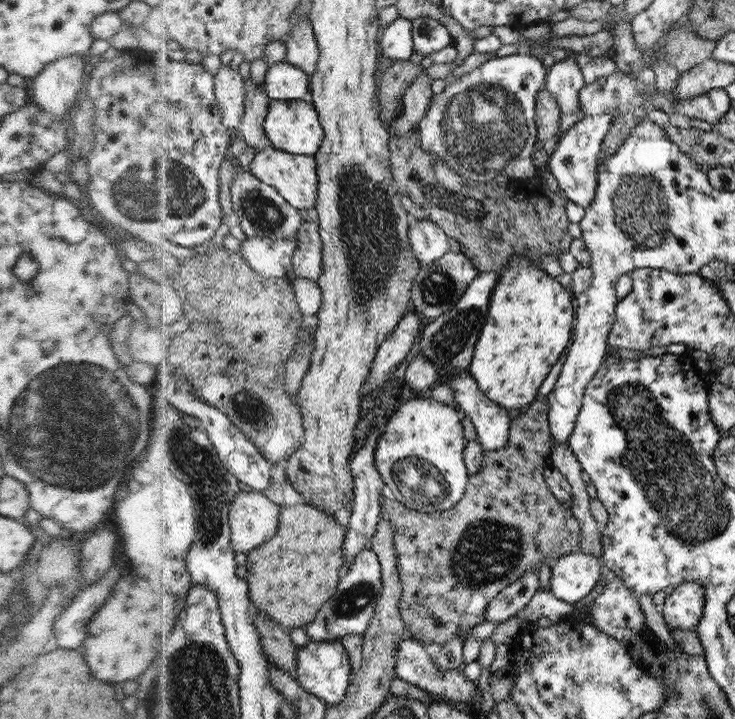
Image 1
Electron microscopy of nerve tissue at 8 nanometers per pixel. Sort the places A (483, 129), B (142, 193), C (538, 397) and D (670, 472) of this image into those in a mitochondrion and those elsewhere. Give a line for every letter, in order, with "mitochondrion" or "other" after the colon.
A: mitochondrion
B: mitochondrion
C: other
D: mitochondrion

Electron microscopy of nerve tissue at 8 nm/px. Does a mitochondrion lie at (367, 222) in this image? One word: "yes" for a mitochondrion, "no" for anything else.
yes

